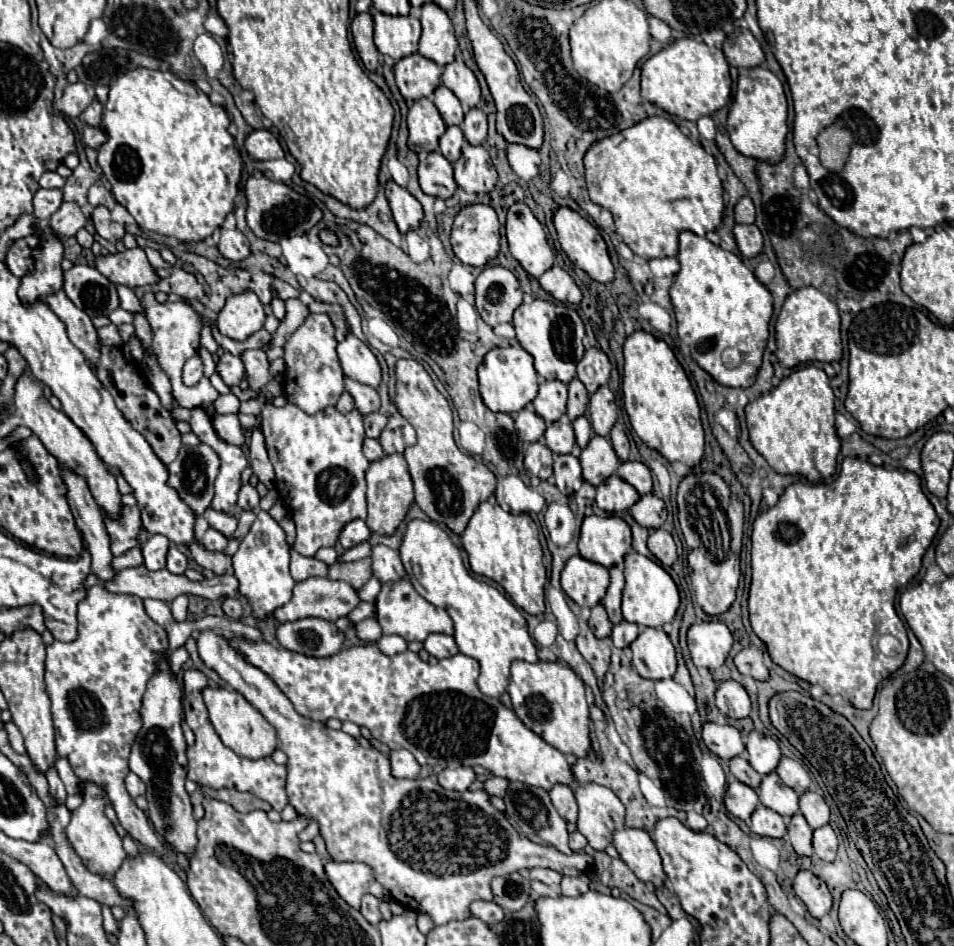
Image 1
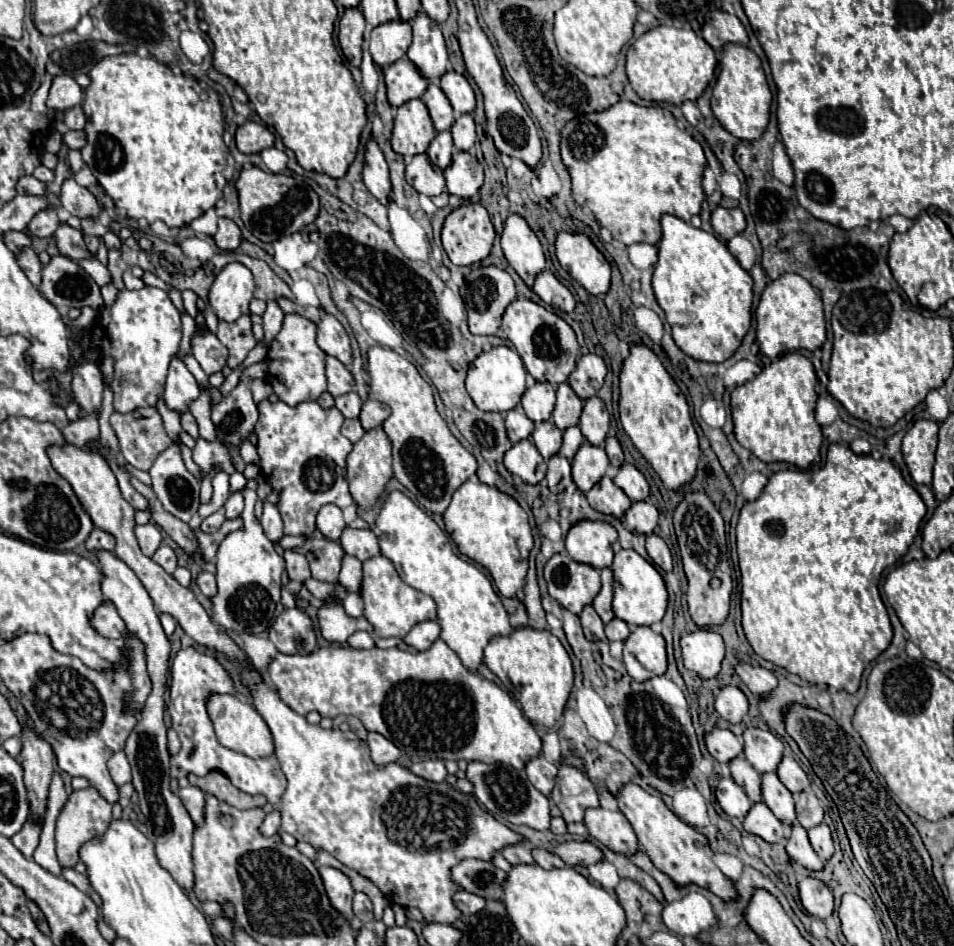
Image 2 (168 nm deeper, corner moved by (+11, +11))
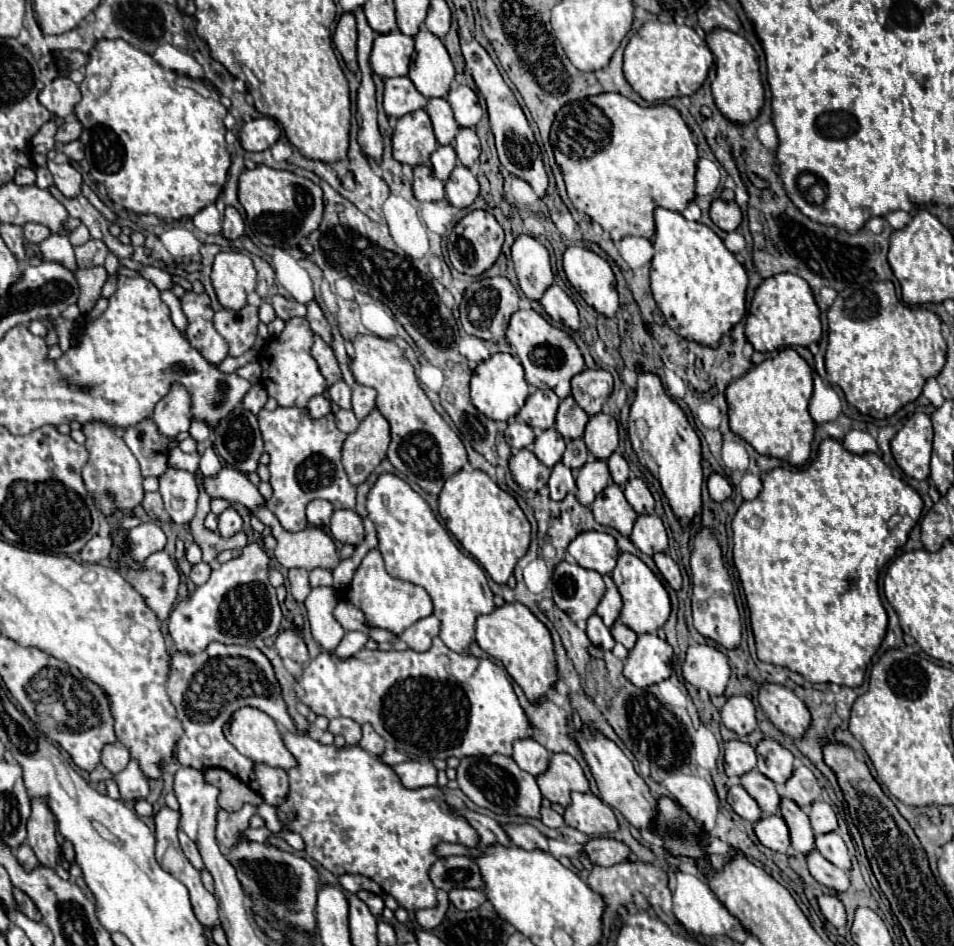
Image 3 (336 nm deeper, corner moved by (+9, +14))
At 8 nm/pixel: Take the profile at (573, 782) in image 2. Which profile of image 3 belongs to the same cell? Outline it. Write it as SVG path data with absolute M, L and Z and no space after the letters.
M551 754L549 768L537 778L537 784L547 800L565 808L571 804L571 792L591 792L583 768L569 754Z

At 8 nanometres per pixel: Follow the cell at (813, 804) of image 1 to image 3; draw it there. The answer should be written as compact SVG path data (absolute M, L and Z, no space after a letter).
M815 800L809 808L809 820L811 820L811 826L815 830L815 834L825 834L825 832L831 832L831 830L837 830L837 818L835 818L835 812L833 808L823 802L823 800Z

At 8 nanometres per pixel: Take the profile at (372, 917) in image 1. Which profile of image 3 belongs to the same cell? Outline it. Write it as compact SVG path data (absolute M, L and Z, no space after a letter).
M367 890L357 892L357 896L367 904L367 908L371 910L373 916L381 916L381 912L383 912L383 908L385 908L381 896L377 896L377 894L373 894L373 892L367 892Z

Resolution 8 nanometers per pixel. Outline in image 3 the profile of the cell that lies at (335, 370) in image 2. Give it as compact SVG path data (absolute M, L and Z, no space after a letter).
M315 338L313 348L311 348L311 354L317 360L321 374L325 376L327 386L333 386L335 382L341 380L341 368L339 368L339 362L337 362L331 346L327 346L321 338Z

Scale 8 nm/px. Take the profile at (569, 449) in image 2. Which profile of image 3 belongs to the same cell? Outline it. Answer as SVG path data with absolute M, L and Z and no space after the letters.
M575 438L575 440L569 440L567 442L567 450L563 454L563 464L577 470L581 468L589 458L589 450L585 446L585 442L581 438Z

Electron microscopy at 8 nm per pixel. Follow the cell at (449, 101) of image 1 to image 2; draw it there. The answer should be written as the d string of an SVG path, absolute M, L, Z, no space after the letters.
M429 83L427 93L421 97L421 101L427 105L429 115L433 119L433 127L437 133L441 131L449 131L455 117L453 117L453 107L449 105L449 99L445 97L445 93L441 91L439 85Z

